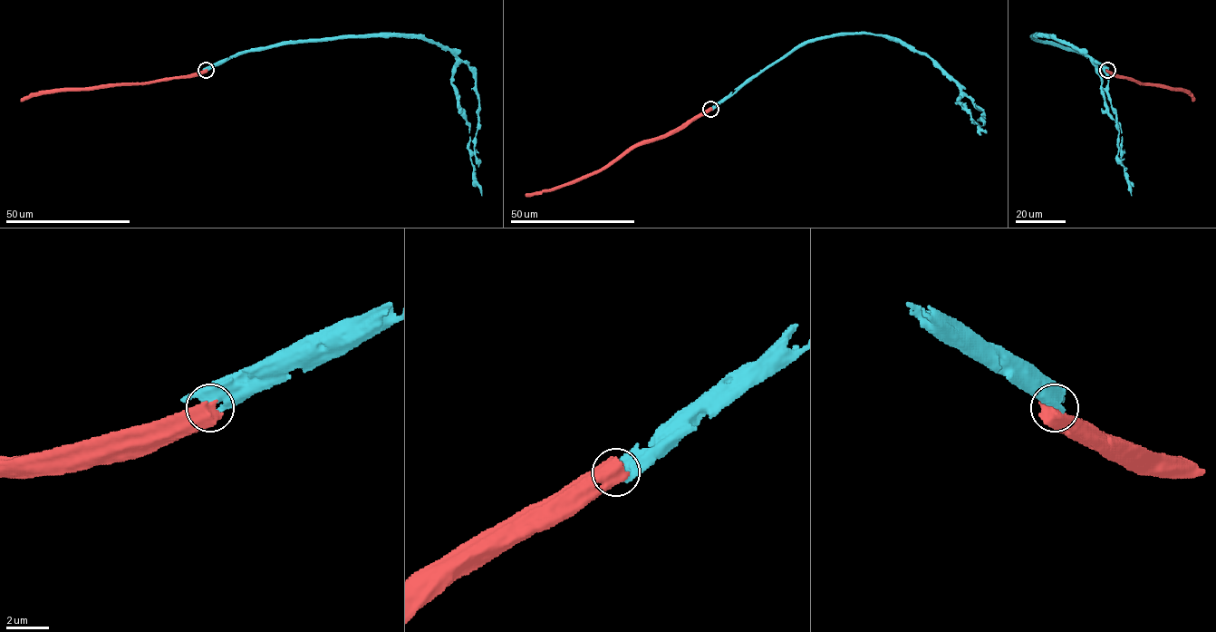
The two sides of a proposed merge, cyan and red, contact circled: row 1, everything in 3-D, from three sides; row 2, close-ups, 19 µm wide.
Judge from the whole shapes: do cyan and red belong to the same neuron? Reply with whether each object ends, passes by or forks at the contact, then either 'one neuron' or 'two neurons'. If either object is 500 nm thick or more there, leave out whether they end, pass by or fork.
two neurons

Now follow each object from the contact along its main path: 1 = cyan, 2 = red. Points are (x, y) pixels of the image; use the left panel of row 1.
1: (206, 69), (248, 51), (327, 38), (439, 43), (475, 81), (470, 161), (482, 196)
2: (206, 70), (150, 82), (48, 91), (20, 100)

